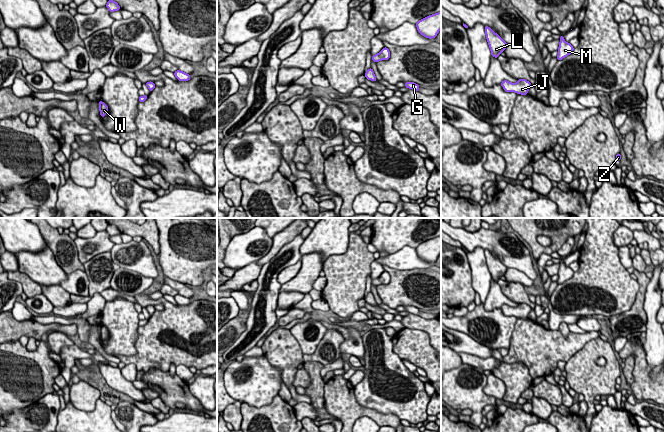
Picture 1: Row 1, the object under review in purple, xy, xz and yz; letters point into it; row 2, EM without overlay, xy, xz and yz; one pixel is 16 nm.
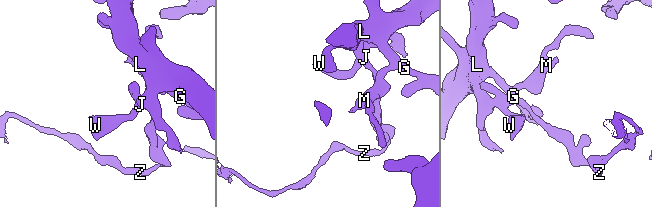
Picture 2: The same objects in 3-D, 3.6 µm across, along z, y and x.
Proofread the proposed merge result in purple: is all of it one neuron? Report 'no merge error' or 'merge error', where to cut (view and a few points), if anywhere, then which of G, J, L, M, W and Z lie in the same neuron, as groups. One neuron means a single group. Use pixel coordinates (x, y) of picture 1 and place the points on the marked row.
merge error; cut xy (147, 82), (154, 86); groups G J L M W / Z

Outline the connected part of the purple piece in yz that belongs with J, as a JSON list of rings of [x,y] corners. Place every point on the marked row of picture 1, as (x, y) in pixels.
[[[518,79],[517,83],[511,83],[507,80],[503,80],[501,86],[506,92],[515,92],[517,94],[526,95],[532,84],[529,84],[526,79]]]

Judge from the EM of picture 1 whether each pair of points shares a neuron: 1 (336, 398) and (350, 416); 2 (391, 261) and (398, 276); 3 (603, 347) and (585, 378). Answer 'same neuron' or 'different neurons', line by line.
1: same neuron
2: different neurons
3: same neuron

